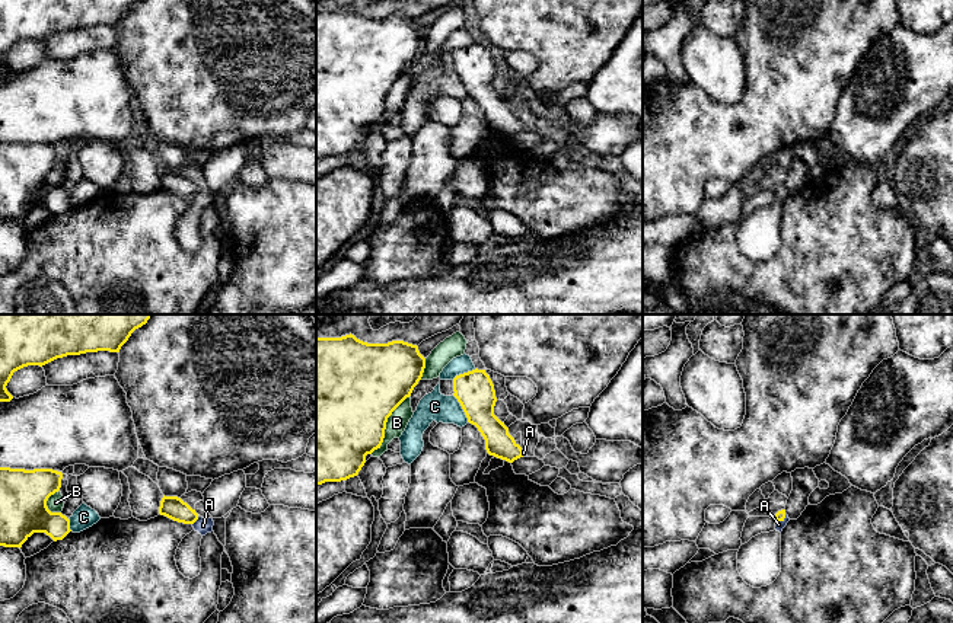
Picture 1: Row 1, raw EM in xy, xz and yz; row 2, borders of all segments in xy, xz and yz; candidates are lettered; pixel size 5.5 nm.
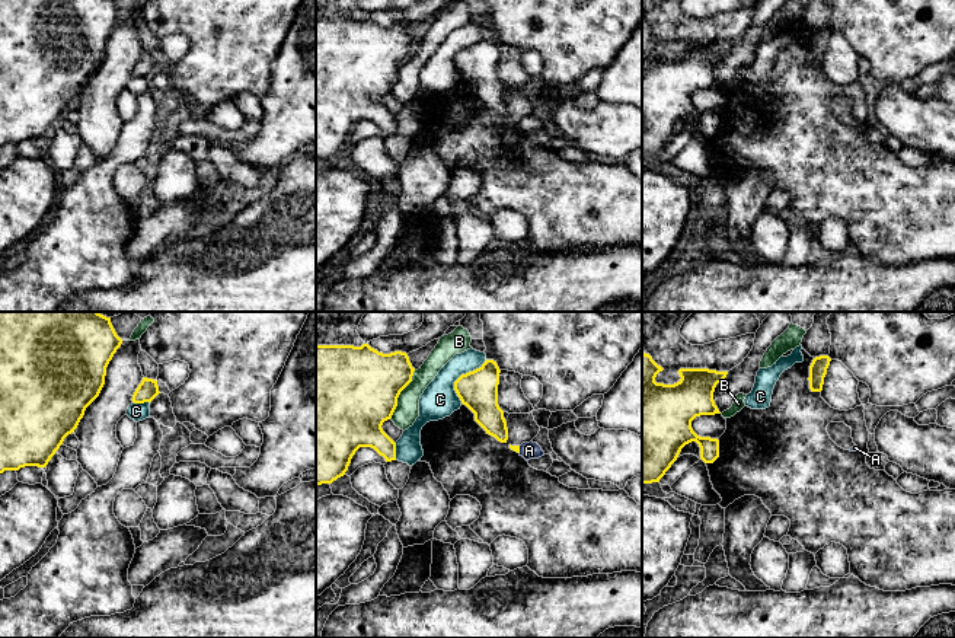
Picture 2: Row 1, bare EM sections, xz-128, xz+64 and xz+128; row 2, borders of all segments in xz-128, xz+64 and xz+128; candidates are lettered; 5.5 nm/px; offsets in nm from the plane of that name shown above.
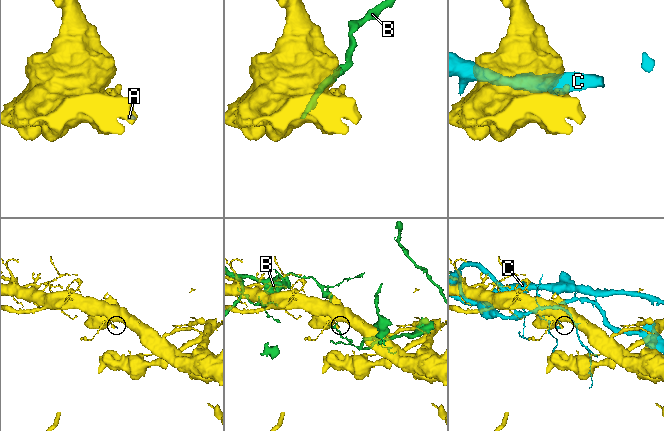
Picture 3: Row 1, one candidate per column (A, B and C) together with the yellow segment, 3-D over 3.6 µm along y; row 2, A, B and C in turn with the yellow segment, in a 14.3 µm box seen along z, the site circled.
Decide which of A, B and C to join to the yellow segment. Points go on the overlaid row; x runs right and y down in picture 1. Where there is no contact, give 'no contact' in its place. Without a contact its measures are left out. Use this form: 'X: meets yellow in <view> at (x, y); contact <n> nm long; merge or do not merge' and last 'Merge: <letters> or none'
A: meets yellow in xy at (197, 518); contact 70 nm long; merge
B: meets yellow in xz at (385, 425); contact 400 nm long; do not merge
C: meets yellow in xz at (462, 408); contact 170 nm long; do not merge
Merge: A

